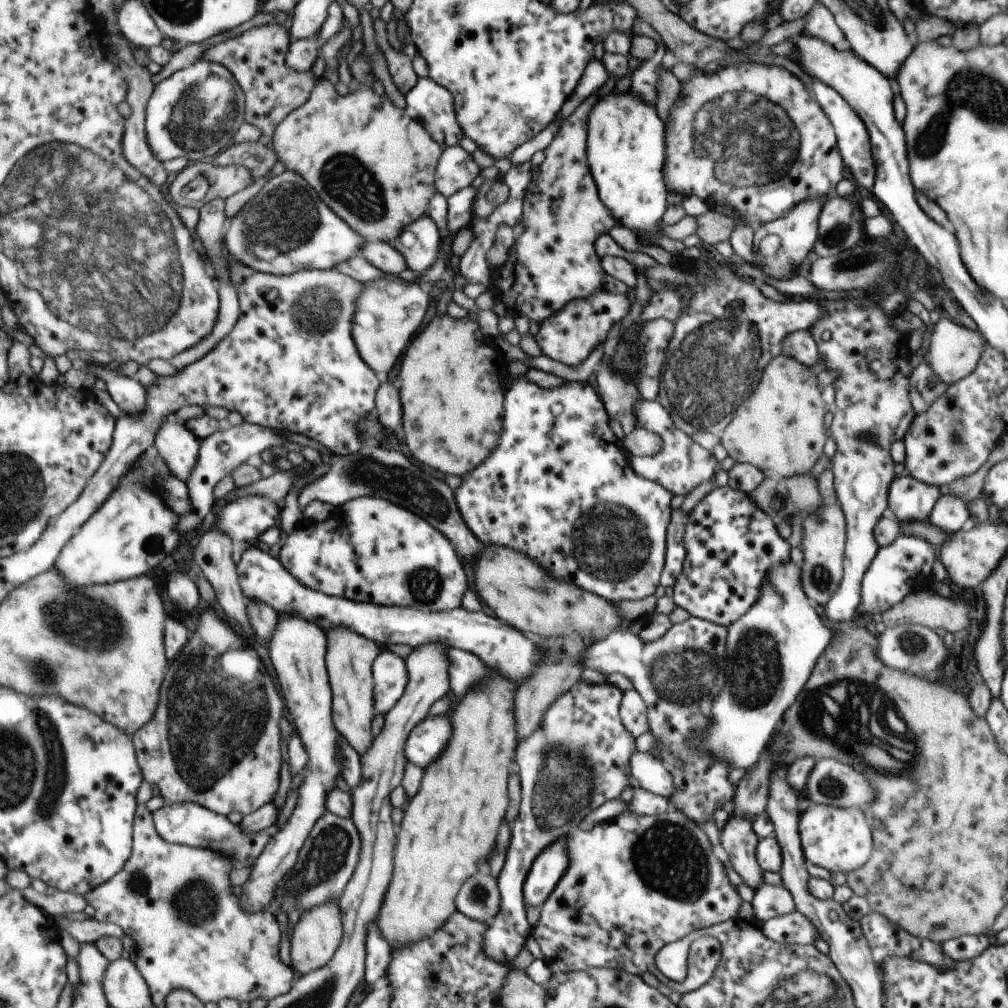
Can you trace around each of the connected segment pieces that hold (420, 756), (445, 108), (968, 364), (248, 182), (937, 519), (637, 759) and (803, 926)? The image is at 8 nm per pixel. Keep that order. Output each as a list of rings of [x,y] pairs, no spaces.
[[[434,716],[426,718],[416,726],[416,732],[411,732],[406,744],[407,761],[414,766],[426,768],[432,760],[436,760],[442,750],[446,748],[446,742],[450,738],[450,722],[446,716]]]
[[[429,76],[419,78],[416,86],[405,94],[407,108],[418,120],[436,124],[442,130],[442,141],[446,146],[456,146],[462,140],[462,130],[456,122],[452,94],[438,86]]]
[[[942,315],[932,330],[926,361],[937,378],[940,378],[944,384],[951,385],[970,376],[976,370],[986,350],[987,340],[982,333],[976,329],[966,328],[952,318]]]
[[[205,161],[192,162],[186,170],[178,174],[177,178],[182,180],[181,191],[184,192],[184,186],[188,186],[192,182],[190,188],[196,189],[199,182],[200,174],[205,177],[209,183],[210,192],[206,202],[212,202],[218,198],[229,199],[235,194],[250,188],[256,181],[252,170],[243,166],[227,166],[226,168],[218,168],[218,166],[207,163]]]
[[[941,495],[935,504],[934,510],[931,512],[929,521],[940,528],[942,532],[959,531],[962,526],[966,526],[964,522],[970,518],[968,514],[968,506],[952,495]]]
[[[635,752],[631,756],[631,776],[652,794],[670,798],[674,792],[674,778],[667,765],[649,752]]]
[[[798,911],[757,925],[770,940],[780,944],[814,945],[816,939],[820,937],[811,920]]]

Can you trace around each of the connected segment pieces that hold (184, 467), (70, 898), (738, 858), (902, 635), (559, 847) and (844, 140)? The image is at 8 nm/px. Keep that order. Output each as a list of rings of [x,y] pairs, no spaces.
[[[171,417],[156,436],[154,451],[168,460],[176,476],[188,482],[200,462],[201,441],[192,429]]]
[[[33,886],[22,891],[22,894],[36,904],[38,908],[45,908],[49,913],[67,914],[70,912],[84,911],[88,905],[87,899],[82,894],[58,890],[50,897],[37,892]]]
[[[730,811],[728,822],[719,830],[719,838],[726,860],[744,880],[744,884],[755,890],[763,883],[763,868],[760,868],[756,853],[760,838],[752,829],[753,821],[733,816]]]
[[[903,624],[896,627],[886,627],[879,634],[879,658],[888,666],[902,672],[912,672],[914,676],[924,676],[934,672],[946,658],[946,646],[942,638],[932,629],[916,626],[916,624]]]
[[[568,836],[544,848],[542,854],[535,859],[534,866],[528,872],[524,890],[528,906],[542,906],[568,870],[570,858],[566,850],[566,838]]]
[[[806,78],[811,93],[815,96],[815,99],[819,101],[819,105],[823,108],[823,111],[827,113],[827,116],[831,119],[832,124],[835,126],[836,136],[838,138],[839,152],[843,156],[843,160],[848,167],[847,175],[854,177],[854,182],[858,186],[863,186],[870,190],[875,186],[876,180],[876,163],[872,157],[874,150],[871,146],[870,131],[867,128],[866,122],[859,116],[859,113],[855,111],[848,104],[847,100],[844,100],[843,96],[840,96],[839,92],[836,92],[835,88],[831,85],[824,84],[820,80]]]

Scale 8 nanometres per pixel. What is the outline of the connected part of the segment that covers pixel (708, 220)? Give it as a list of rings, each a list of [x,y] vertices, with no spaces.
[[[709,209],[705,214],[696,217],[698,228],[696,234],[700,237],[701,242],[706,244],[720,244],[720,242],[730,241],[732,232],[736,230],[736,220],[722,212]]]

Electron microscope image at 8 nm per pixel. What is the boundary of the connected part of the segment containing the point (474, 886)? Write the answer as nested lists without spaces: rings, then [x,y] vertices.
[[[489,871],[471,876],[463,884],[457,898],[457,907],[472,920],[489,922],[501,911],[502,894],[497,878]]]

